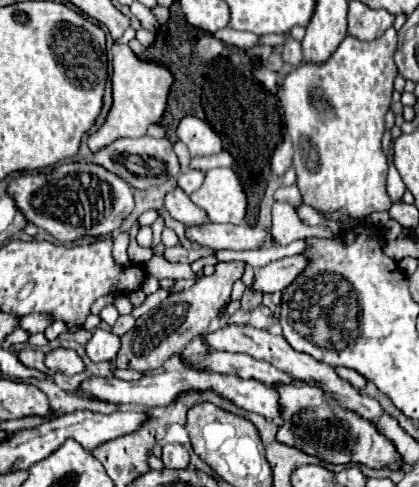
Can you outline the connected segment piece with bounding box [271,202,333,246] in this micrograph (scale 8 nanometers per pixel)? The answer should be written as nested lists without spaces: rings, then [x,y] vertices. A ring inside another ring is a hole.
[[[275,202],[273,204],[271,234],[273,234],[273,238],[279,246],[287,246],[293,240],[311,238],[311,236],[317,236],[317,238],[331,238],[333,236],[329,228],[309,228],[309,226],[305,226],[299,220],[293,206],[289,206],[285,202]]]

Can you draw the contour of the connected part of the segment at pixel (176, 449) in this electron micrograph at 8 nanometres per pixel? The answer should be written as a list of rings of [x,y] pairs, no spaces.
[[[165,444],[163,446],[163,464],[165,468],[187,468],[189,466],[189,452],[181,444]]]

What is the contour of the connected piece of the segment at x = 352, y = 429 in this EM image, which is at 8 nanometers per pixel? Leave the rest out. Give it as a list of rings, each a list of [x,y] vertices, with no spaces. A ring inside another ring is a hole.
[[[293,380],[289,386],[273,386],[281,396],[281,428],[277,440],[281,444],[295,446],[311,456],[317,456],[331,464],[367,464],[371,468],[399,468],[403,466],[395,446],[367,420],[355,412],[343,410],[333,398],[327,398],[315,384]]]

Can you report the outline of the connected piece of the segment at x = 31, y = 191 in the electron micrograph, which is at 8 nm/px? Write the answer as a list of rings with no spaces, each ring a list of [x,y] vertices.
[[[63,162],[51,172],[27,172],[11,180],[9,196],[29,222],[47,230],[57,240],[105,236],[117,230],[133,210],[133,188],[95,162]]]

